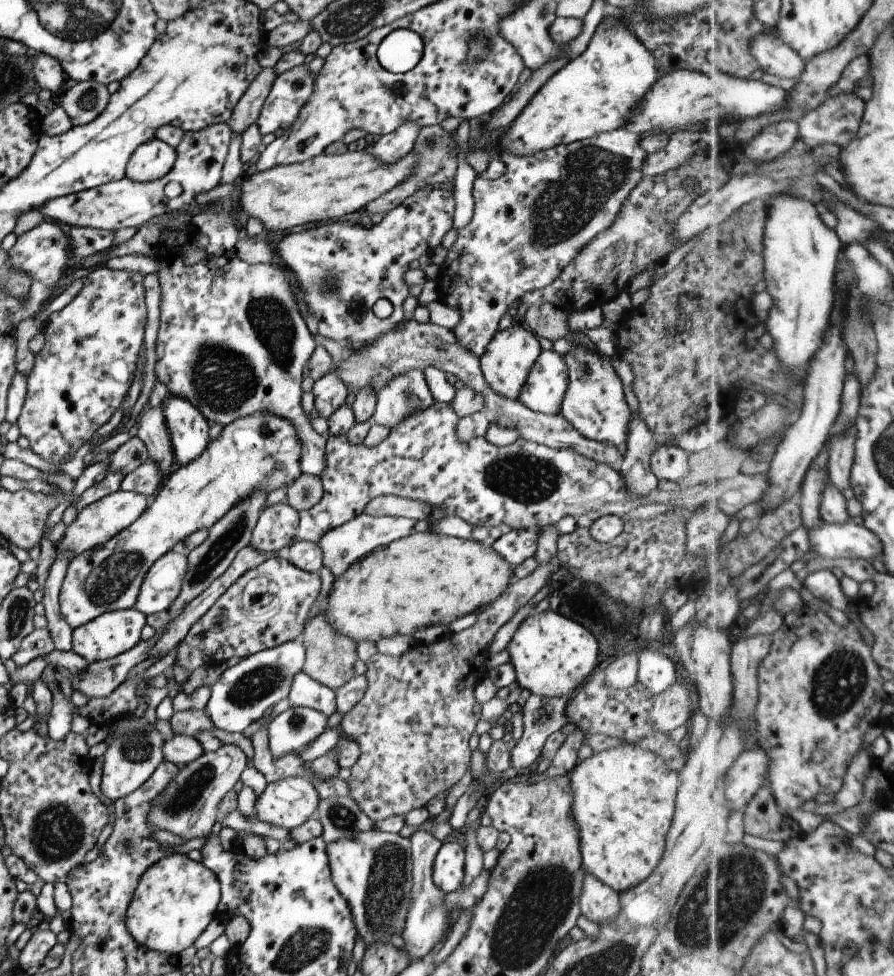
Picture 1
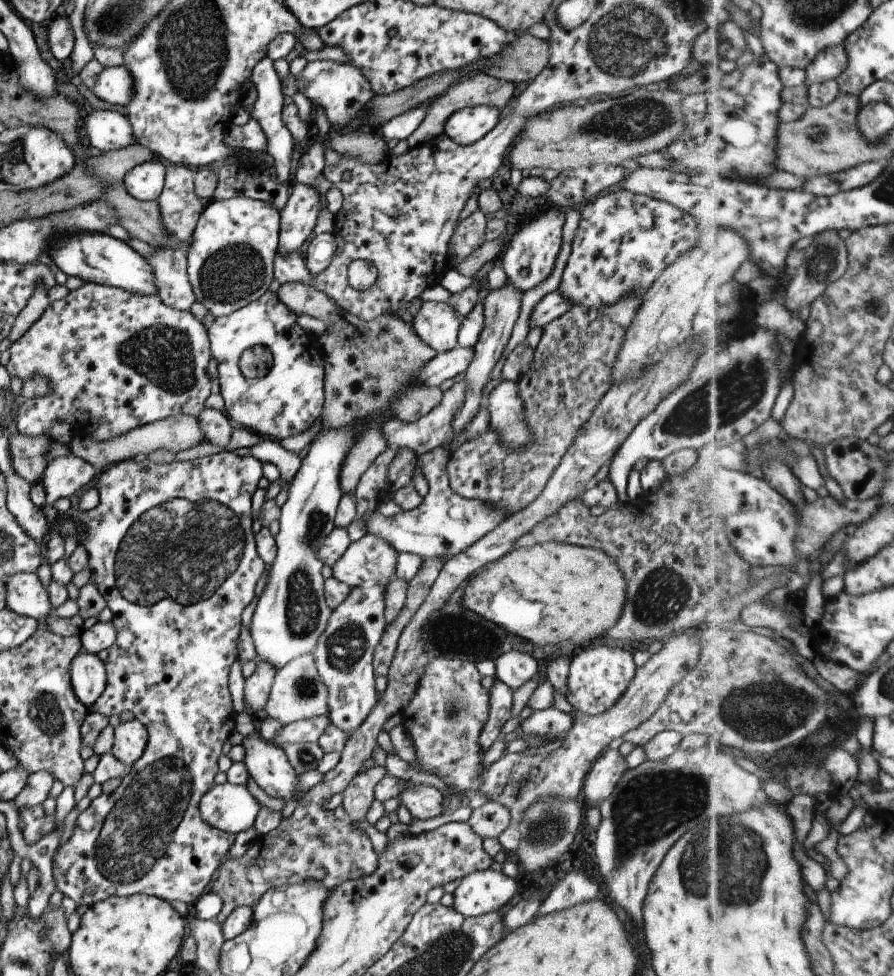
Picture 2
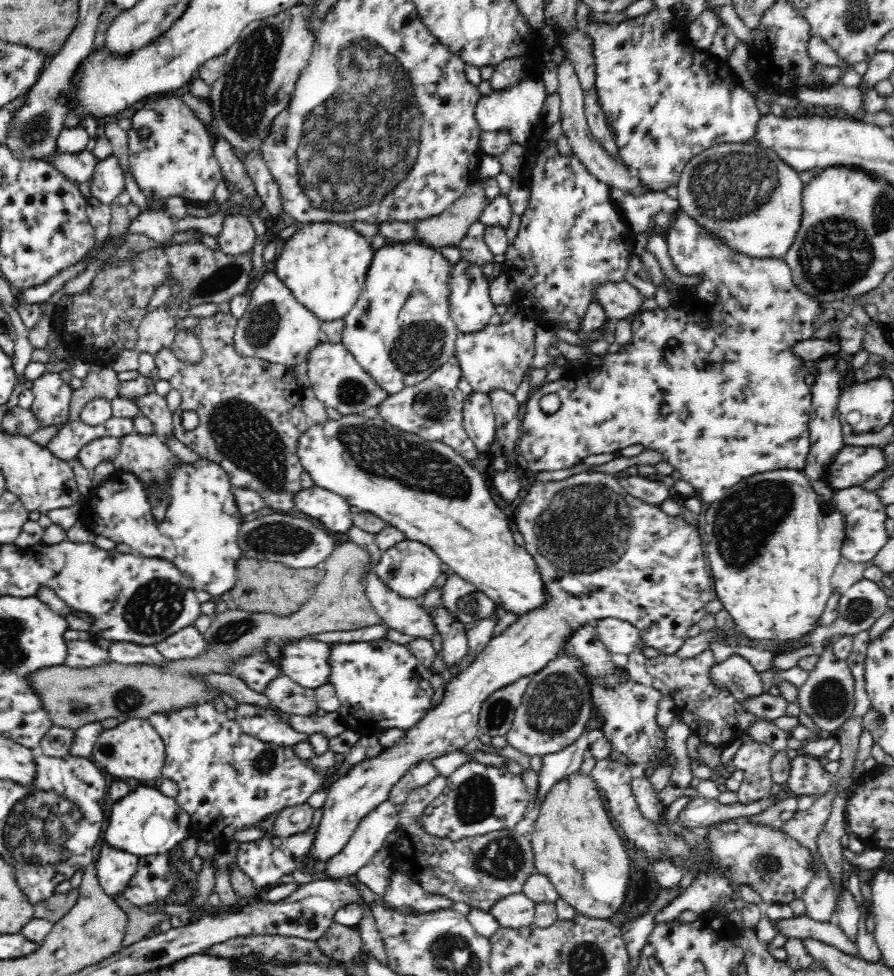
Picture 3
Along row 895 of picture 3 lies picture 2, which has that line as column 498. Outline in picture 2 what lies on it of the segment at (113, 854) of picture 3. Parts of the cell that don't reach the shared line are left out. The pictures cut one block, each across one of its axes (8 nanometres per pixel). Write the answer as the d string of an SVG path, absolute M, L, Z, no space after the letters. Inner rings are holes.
M491 106L465 107L453 112L445 124L442 133L461 146L467 146L481 140L499 120L497 108Z

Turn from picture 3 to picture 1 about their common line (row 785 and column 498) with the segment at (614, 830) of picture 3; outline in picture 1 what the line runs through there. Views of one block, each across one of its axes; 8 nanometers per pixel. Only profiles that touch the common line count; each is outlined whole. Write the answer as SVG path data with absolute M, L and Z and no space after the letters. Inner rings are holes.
M413 531L386 547L362 556L341 576L334 578L326 596L325 620L335 632L345 634L354 643L361 640L375 643L379 638L389 638L395 634L407 636L419 629L439 625L447 627L453 620L471 612L476 613L501 596L512 574L513 569L505 562L505 558L481 541L463 540L431 531Z

